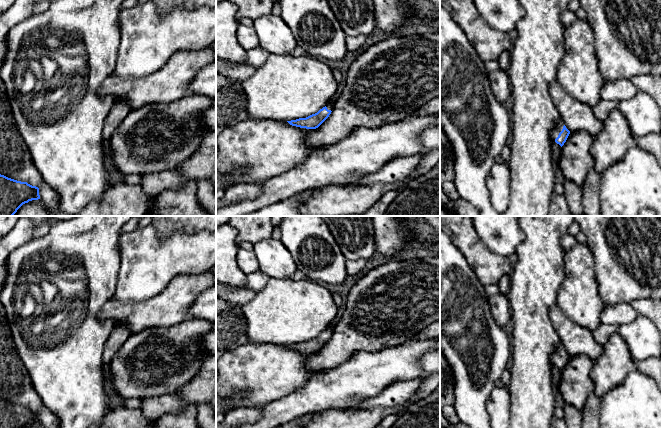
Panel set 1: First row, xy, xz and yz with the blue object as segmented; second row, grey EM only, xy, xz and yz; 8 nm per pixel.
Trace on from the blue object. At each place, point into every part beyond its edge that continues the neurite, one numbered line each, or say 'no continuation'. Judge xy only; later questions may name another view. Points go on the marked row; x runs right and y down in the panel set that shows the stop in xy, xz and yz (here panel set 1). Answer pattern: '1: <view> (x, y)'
no continuation

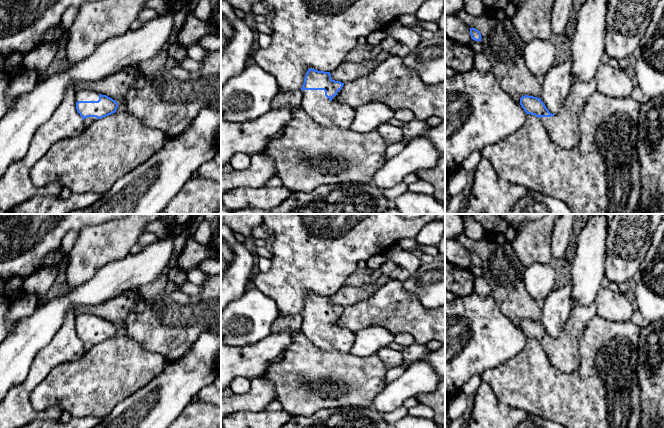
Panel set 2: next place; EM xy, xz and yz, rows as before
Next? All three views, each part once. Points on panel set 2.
1: xz (320, 109)

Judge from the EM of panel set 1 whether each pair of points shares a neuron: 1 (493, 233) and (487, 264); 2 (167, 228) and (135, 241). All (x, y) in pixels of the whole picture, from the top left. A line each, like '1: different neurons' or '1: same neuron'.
1: different neurons
2: different neurons

